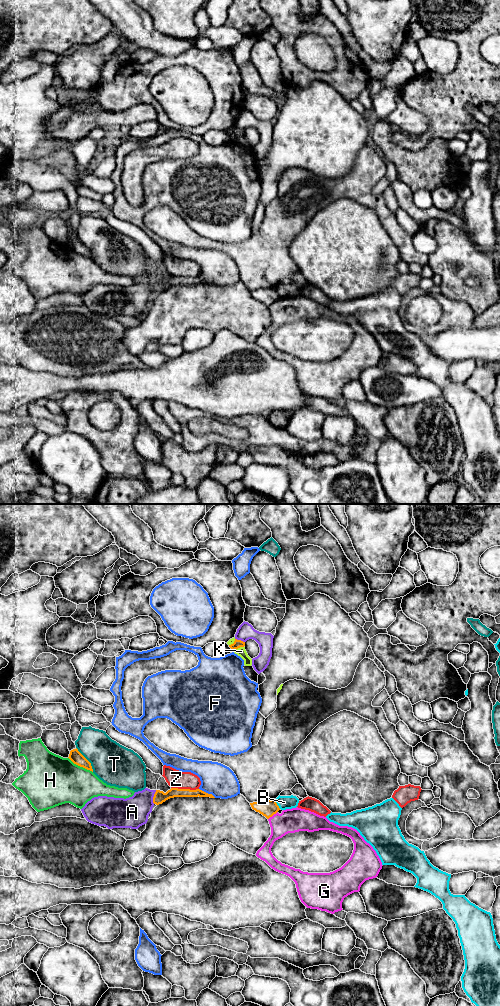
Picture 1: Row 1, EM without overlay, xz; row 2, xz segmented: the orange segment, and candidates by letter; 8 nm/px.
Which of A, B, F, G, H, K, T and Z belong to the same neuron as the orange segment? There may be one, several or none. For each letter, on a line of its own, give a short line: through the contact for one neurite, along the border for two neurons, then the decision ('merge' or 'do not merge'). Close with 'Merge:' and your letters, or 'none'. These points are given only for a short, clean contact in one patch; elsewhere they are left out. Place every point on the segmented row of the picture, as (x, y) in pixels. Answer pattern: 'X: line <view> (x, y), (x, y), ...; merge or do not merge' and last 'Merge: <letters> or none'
A: do not merge
B: do not merge
F: do not merge
G: line xz (277, 811), (268, 819); do not merge
H: do not merge
K: line xz (243, 646), (233, 650); do not merge
T: do not merge
Z: do not merge
Merge: none

